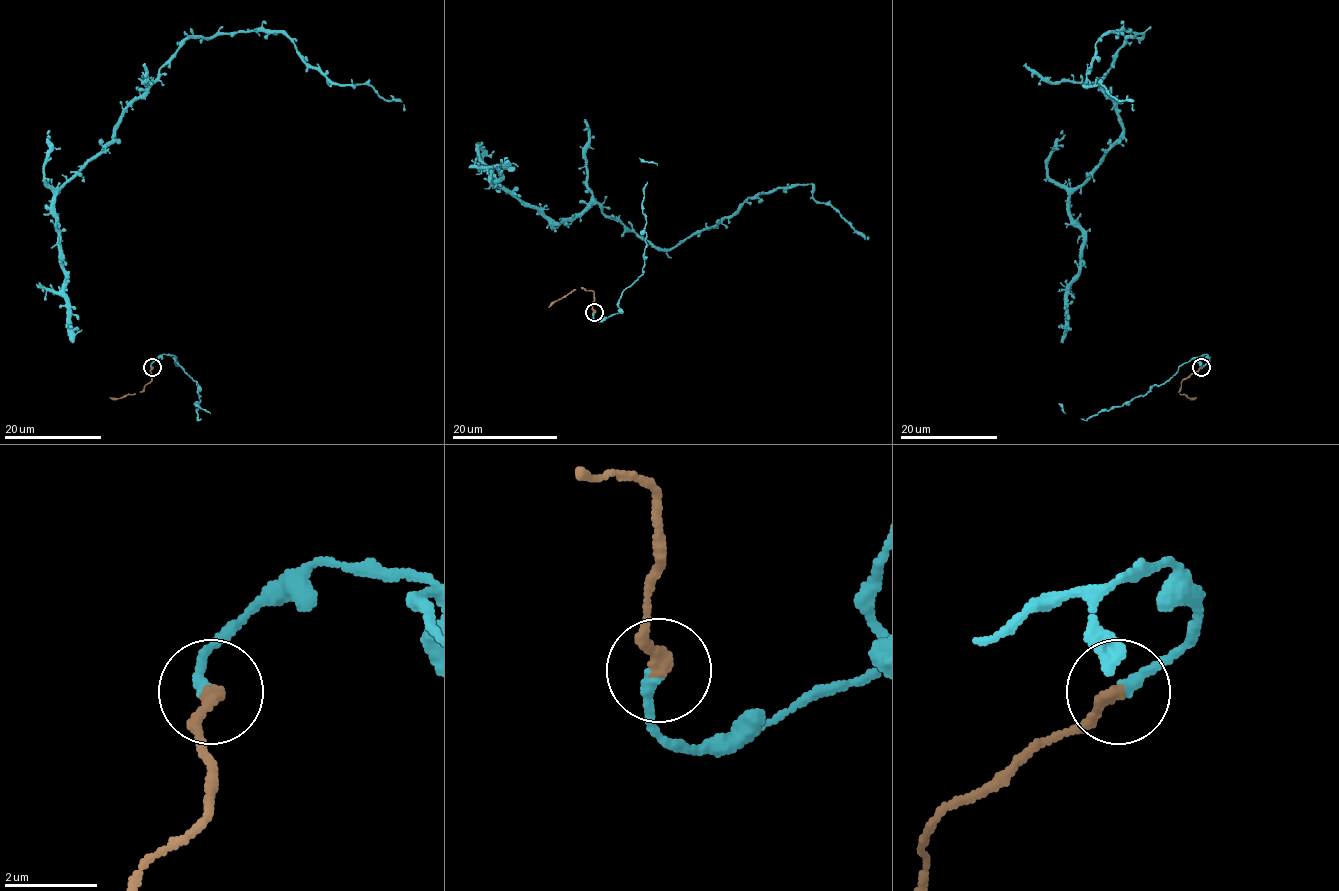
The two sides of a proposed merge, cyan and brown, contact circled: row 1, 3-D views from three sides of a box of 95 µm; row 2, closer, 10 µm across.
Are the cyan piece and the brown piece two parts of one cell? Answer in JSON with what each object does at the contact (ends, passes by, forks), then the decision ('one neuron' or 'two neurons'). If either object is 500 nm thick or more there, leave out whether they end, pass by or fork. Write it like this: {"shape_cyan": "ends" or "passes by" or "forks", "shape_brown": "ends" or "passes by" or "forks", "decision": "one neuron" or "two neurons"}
{"shape_cyan": "ends", "shape_brown": "ends", "decision": "one neuron"}

